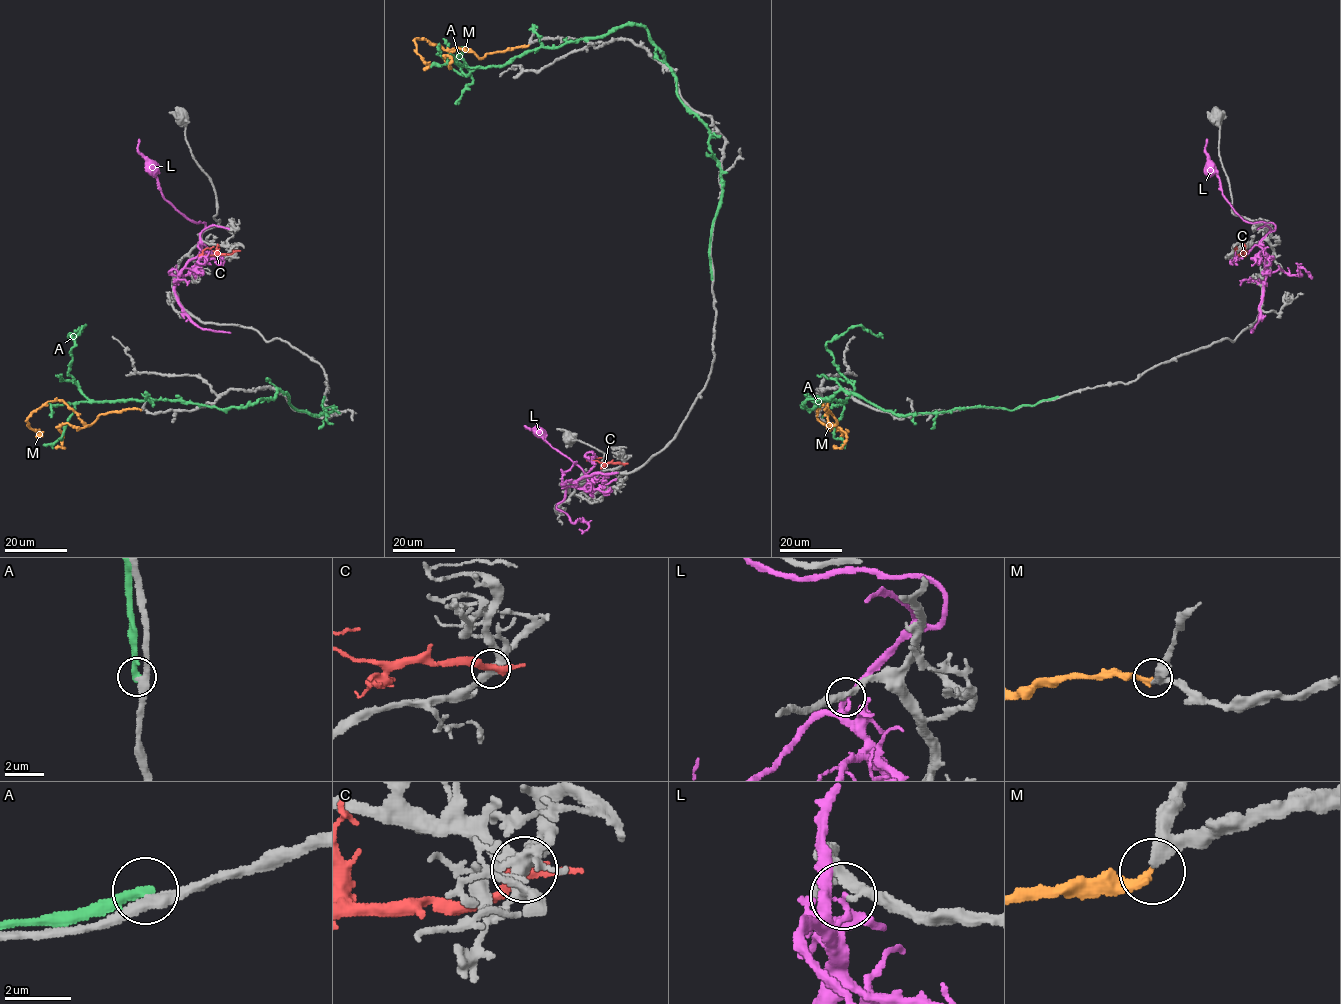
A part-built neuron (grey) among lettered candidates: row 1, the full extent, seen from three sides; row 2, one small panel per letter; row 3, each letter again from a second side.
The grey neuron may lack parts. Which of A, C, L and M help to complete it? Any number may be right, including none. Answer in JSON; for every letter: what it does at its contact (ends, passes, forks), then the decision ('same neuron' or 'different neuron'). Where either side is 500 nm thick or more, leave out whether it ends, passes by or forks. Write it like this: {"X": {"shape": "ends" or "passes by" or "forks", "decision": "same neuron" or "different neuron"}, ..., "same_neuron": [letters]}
{"A": {"shape": "ends", "decision": "different neuron"}, "C": {"shape": "passes by", "decision": "different neuron"}, "L": {"shape": "passes by", "decision": "different neuron"}, "M": {"shape": "ends", "decision": "same neuron"}, "same_neuron": ["M"]}

